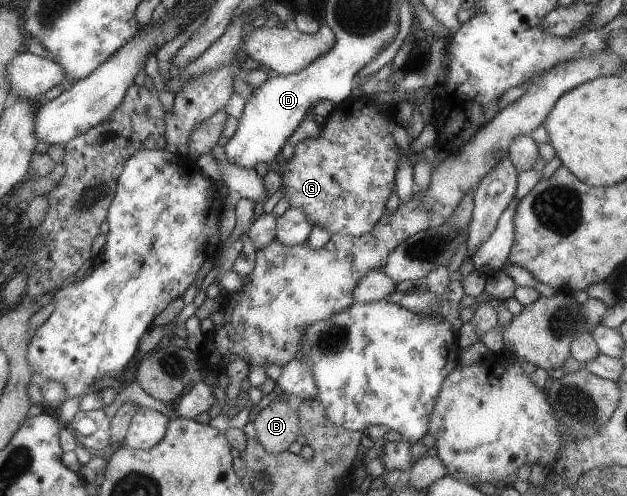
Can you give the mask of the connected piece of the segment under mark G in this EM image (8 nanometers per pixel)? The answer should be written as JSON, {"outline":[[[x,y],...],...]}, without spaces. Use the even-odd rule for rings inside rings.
{"outline":[[[363,95],[362,97],[347,98],[342,100],[339,105],[334,105],[331,112],[325,117],[326,122],[323,123],[319,131],[319,136],[315,138],[303,139],[301,143],[295,147],[294,158],[285,161],[283,164],[283,170],[281,170],[281,183],[283,188],[283,198],[287,198],[287,204],[289,207],[301,208],[303,212],[311,222],[312,226],[319,226],[319,228],[325,228],[330,234],[341,234],[341,236],[361,236],[365,232],[369,232],[383,216],[383,208],[385,208],[385,200],[393,194],[395,190],[395,170],[397,170],[397,164],[399,164],[399,148],[395,146],[393,142],[393,134],[391,134],[391,128],[395,124],[394,117],[395,106],[390,102],[385,104],[379,104],[378,100],[375,100],[375,95]]]}

